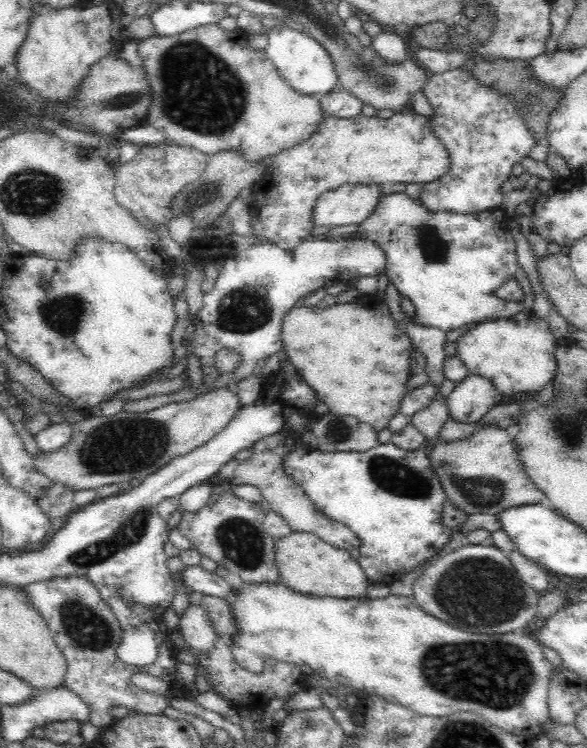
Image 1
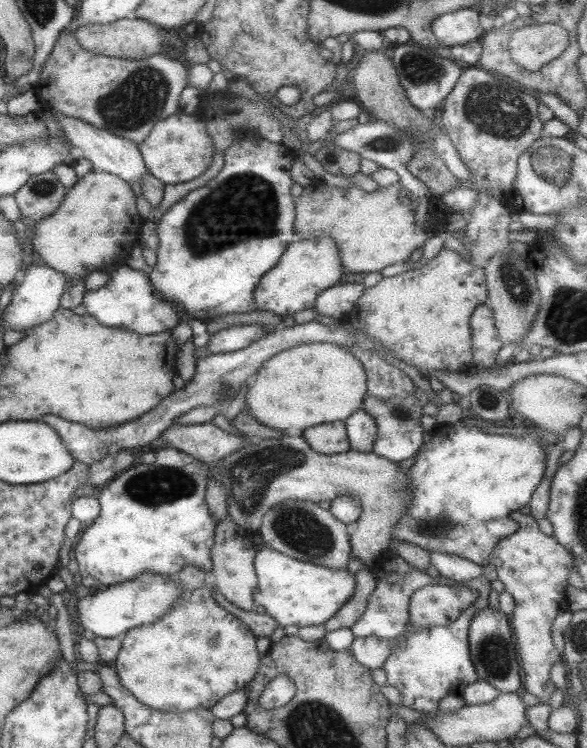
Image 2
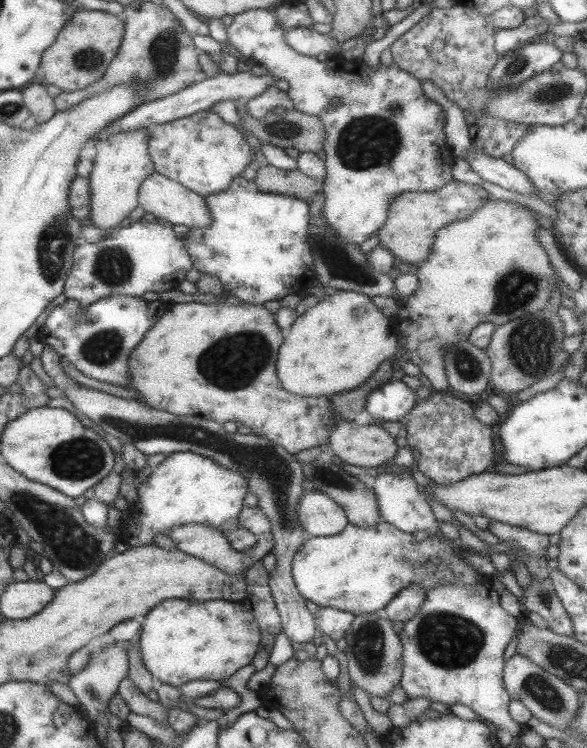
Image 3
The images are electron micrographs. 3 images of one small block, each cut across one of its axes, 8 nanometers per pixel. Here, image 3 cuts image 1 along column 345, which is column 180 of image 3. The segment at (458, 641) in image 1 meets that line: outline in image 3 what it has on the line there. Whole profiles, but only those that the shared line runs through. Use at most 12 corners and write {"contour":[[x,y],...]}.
{"contour":[[160,601],[140,655],[179,688],[224,680],[259,652],[240,601]]}

